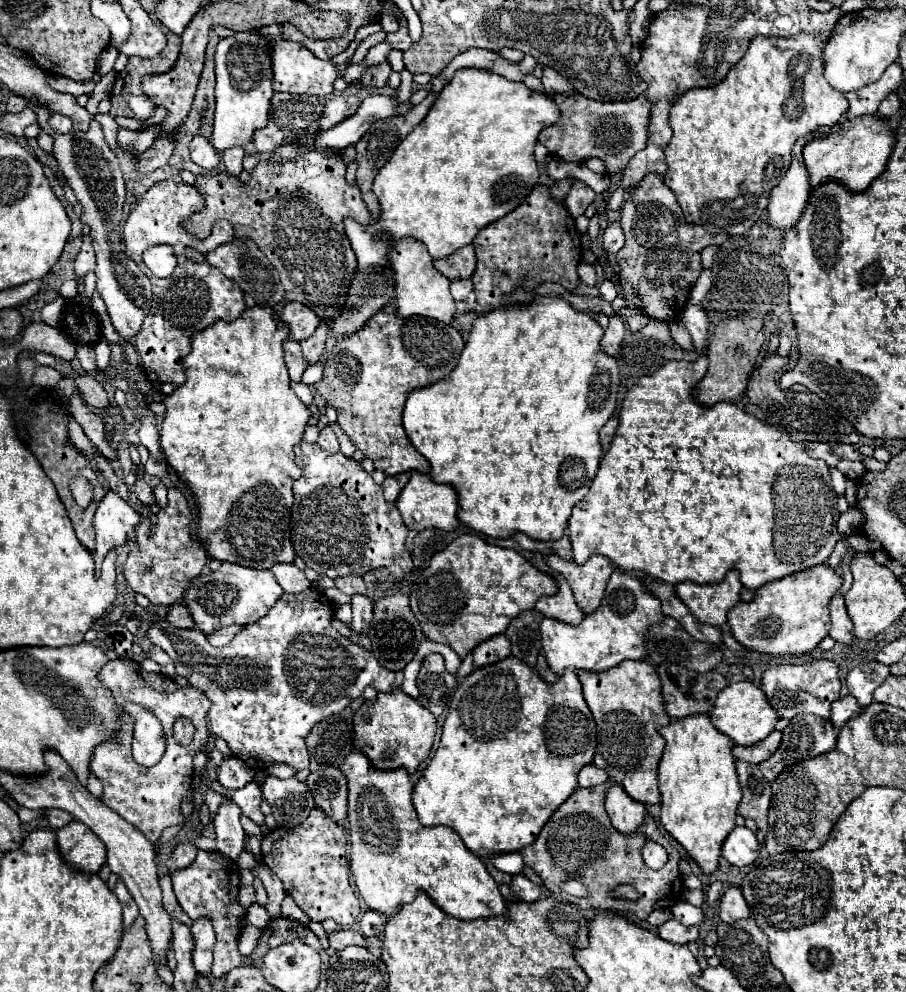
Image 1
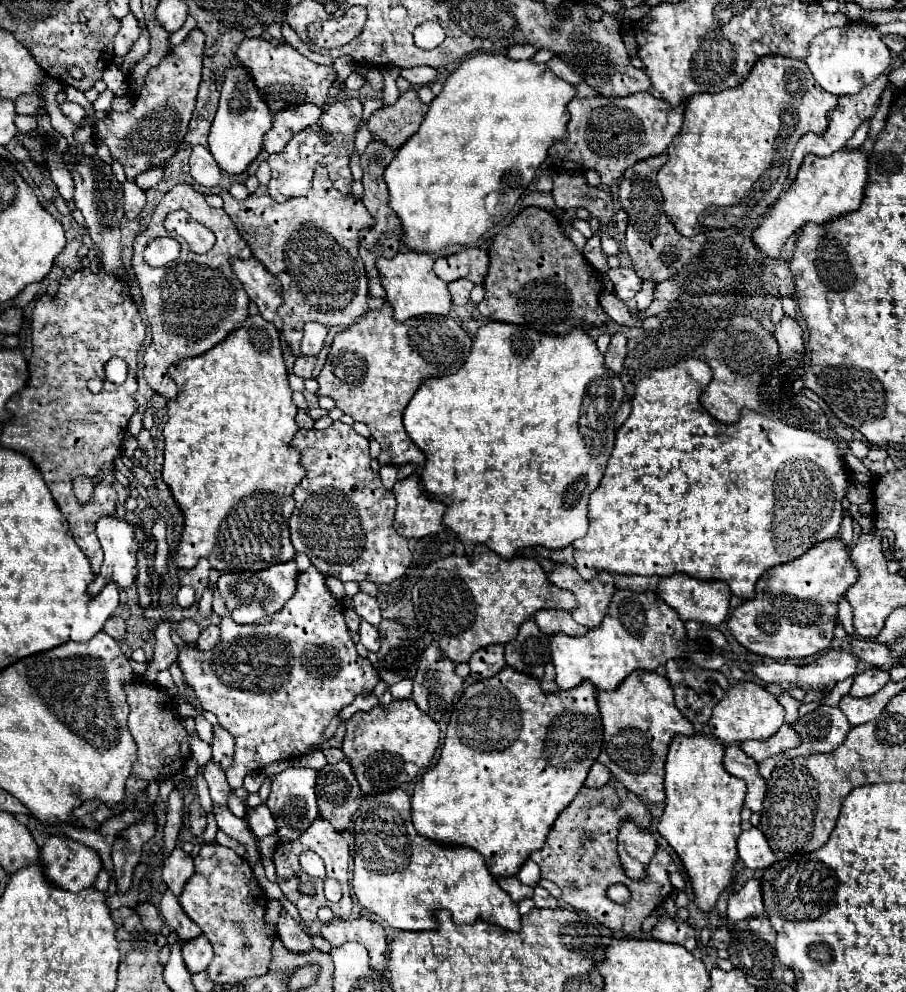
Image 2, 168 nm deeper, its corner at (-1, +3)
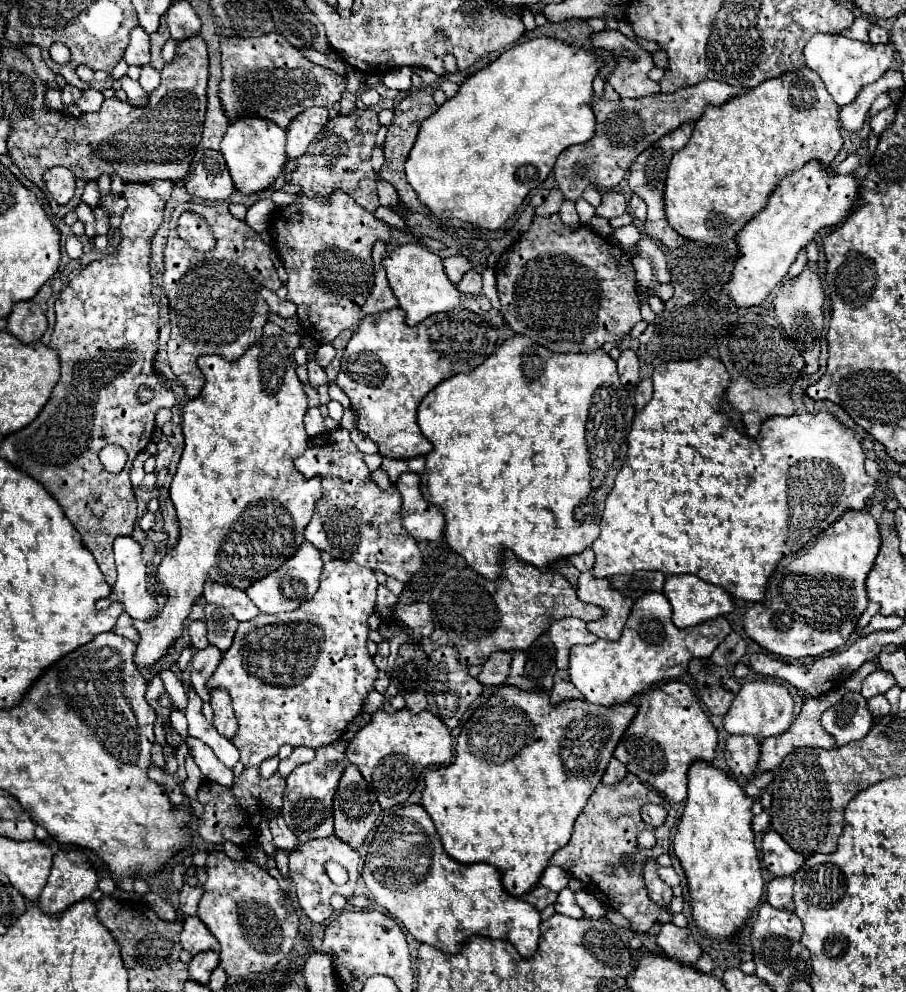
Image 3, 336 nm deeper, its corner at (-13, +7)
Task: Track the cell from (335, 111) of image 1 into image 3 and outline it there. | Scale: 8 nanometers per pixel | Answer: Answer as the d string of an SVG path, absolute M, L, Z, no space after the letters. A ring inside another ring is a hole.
M355 109L347 117L333 117L327 121L319 137L309 145L307 153L297 159L297 169L291 175L293 183L301 185L301 193L305 197L321 197L329 199L333 191L343 191L355 199L367 211L375 211L379 207L377 199L377 175L371 167L371 153L375 147L379 123L377 113L373 109Z

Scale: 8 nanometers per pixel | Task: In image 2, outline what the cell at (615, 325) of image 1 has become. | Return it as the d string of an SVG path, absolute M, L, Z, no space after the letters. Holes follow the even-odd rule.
M615 333L615 335L611 337L609 349L605 351L605 365L607 365L611 371L621 373L625 355L627 355L627 337L625 337L625 333Z

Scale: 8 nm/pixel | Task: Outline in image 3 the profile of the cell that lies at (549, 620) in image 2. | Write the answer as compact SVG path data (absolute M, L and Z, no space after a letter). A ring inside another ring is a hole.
M559 619L553 621L549 629L549 639L555 645L555 661L557 669L567 669L569 667L569 651L573 645L589 645L595 643L597 637L587 631L585 621L581 619Z

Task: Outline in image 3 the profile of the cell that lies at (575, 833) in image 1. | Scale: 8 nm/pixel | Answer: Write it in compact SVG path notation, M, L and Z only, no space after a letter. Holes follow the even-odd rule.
M627 773L619 785L599 783L595 787L585 809L575 821L575 831L573 831L571 841L553 855L551 863L565 869L571 877L579 879L583 883L583 889L591 893L597 901L601 901L603 905L627 917L631 921L633 931L645 933L657 921L661 911L647 897L647 887L643 881L643 865L647 859L657 859L661 853L669 851L669 835L671 835L673 825L675 825L675 809L657 791L653 791L649 785L643 785L643 781L637 775ZM647 803L657 803L667 809L669 817L663 827L651 827L643 823L639 809ZM643 829L655 831L657 845L653 849L647 849L647 851L637 849L637 835ZM623 855L631 855L635 859L635 867L631 871L619 865L619 859ZM607 867L613 867L613 871L609 873Z

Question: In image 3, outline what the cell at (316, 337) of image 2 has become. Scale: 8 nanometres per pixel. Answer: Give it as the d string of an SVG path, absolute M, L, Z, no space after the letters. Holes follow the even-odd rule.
M323 343L323 345L319 345L319 349L317 349L317 363L321 365L321 367L327 367L331 361L333 361L333 357L335 357L335 347L333 345L329 345L329 343Z

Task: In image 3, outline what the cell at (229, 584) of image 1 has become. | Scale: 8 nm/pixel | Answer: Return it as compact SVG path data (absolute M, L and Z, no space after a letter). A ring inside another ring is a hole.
M303 541L301 549L281 565L281 569L269 573L267 577L255 581L249 589L247 595L249 599L261 609L261 613L283 613L283 611L293 611L301 603L313 599L313 595L319 589L319 577L323 571L323 561L321 561L321 551L309 545L309 541Z

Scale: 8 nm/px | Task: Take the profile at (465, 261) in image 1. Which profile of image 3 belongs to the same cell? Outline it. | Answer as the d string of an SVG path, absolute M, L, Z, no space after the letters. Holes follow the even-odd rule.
M451 255L451 257L445 257L445 259L443 259L443 265L445 265L445 273L447 273L447 277L449 277L449 281L451 281L453 285L457 285L457 283L461 281L461 277L463 277L465 271L473 269L471 261L465 259L463 255Z

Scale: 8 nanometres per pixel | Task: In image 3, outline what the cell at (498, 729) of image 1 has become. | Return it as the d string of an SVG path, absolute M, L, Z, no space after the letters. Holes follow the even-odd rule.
M499 687L463 725L457 739L455 763L431 769L425 775L421 805L435 823L447 855L459 863L495 865L501 871L507 893L523 897L533 885L539 885L539 877L547 869L553 853L571 839L575 819L593 789L601 783L617 743L635 715L635 703L601 707L573 699L553 707L545 691Z

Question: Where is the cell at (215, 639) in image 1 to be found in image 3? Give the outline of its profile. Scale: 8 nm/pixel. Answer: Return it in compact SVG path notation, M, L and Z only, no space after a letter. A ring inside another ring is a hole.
M209 645L207 649L195 651L195 655L191 659L191 685L193 685L193 691L203 701L209 701L207 681L215 673L219 661L221 661L221 651L213 645Z

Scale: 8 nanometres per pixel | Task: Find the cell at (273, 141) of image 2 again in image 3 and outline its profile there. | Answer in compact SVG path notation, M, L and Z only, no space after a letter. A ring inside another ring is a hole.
M311 107L299 113L287 129L287 155L291 159L301 157L309 143L319 135L329 119L329 111L323 107Z

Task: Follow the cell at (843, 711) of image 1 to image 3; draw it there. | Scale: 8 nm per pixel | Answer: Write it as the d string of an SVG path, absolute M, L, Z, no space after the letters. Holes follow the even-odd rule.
M877 695L873 699L869 699L869 709L873 713L873 717L883 717L889 713L889 701L885 695Z

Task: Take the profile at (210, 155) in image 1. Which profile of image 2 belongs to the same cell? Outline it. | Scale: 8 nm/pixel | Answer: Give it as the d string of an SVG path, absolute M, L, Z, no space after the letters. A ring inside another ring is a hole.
M203 145L193 147L189 167L191 167L191 175L193 175L195 183L199 183L203 187L215 187L219 183L221 169L217 169L217 163L213 161L213 155L209 153L207 147L203 147Z

